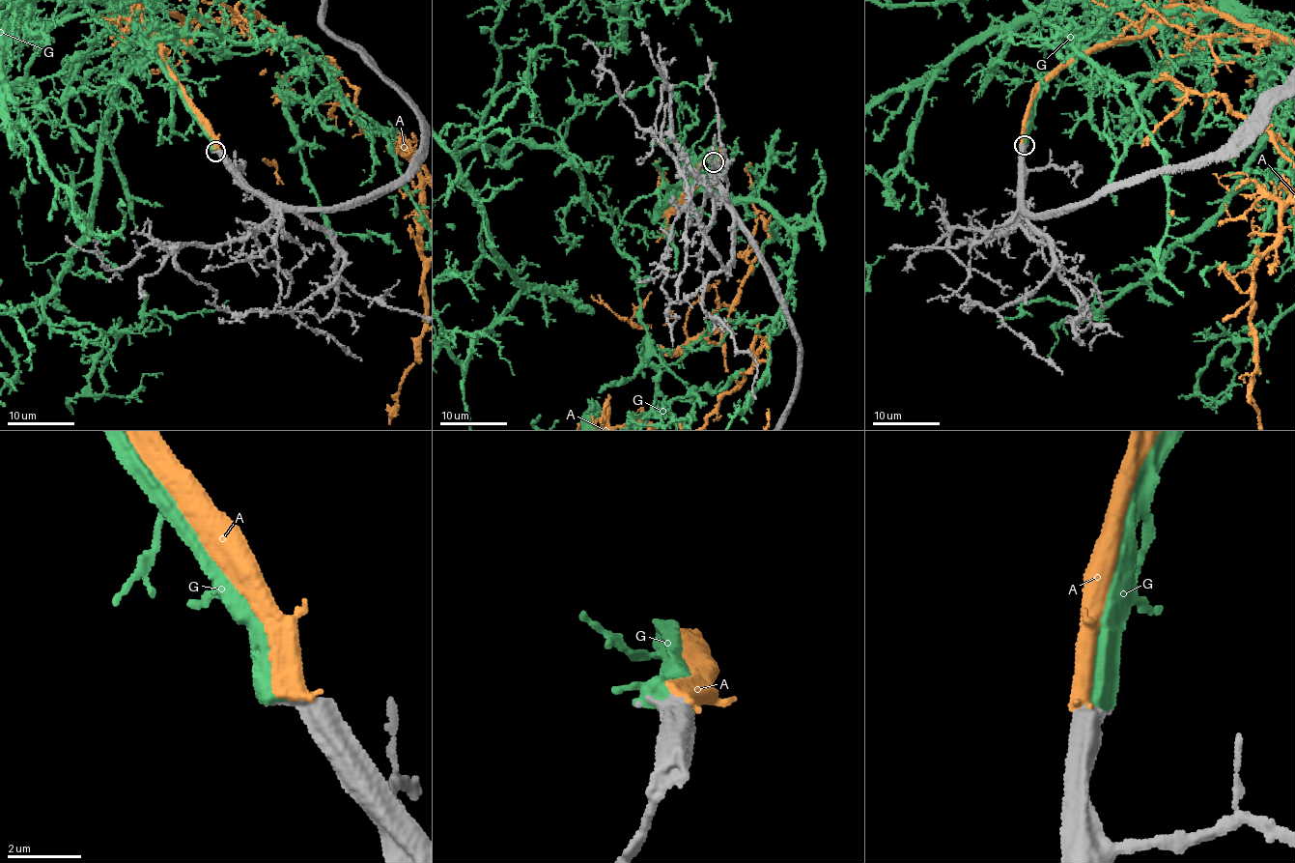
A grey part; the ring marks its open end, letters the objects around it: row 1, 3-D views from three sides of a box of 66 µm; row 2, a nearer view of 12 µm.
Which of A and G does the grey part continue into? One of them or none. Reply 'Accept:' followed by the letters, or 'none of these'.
Accept: G

